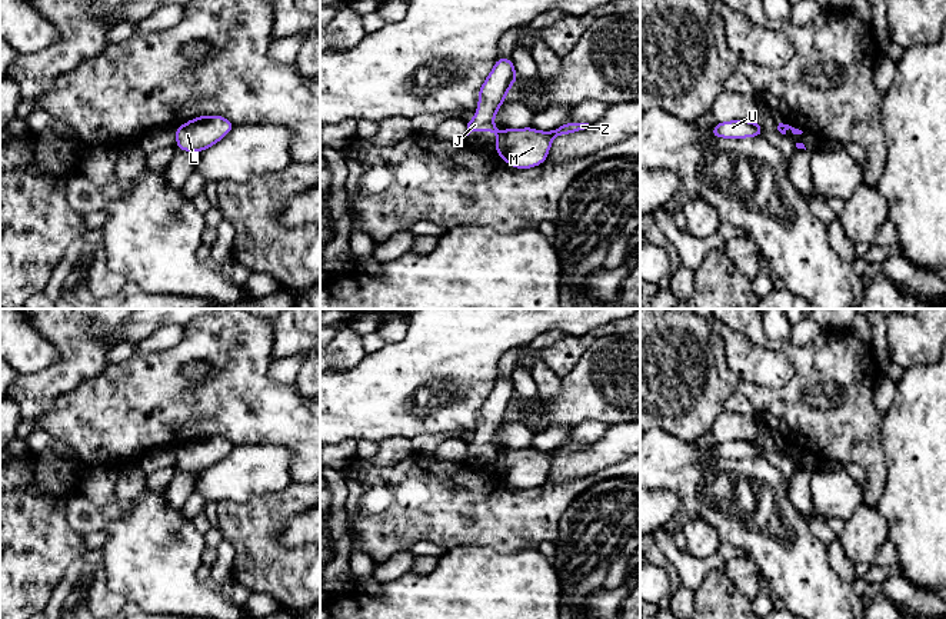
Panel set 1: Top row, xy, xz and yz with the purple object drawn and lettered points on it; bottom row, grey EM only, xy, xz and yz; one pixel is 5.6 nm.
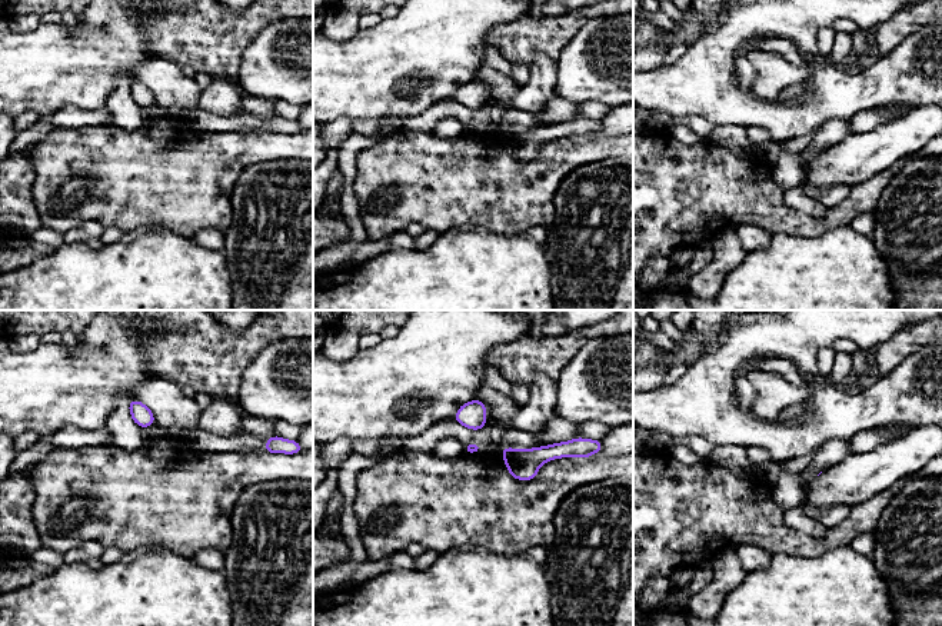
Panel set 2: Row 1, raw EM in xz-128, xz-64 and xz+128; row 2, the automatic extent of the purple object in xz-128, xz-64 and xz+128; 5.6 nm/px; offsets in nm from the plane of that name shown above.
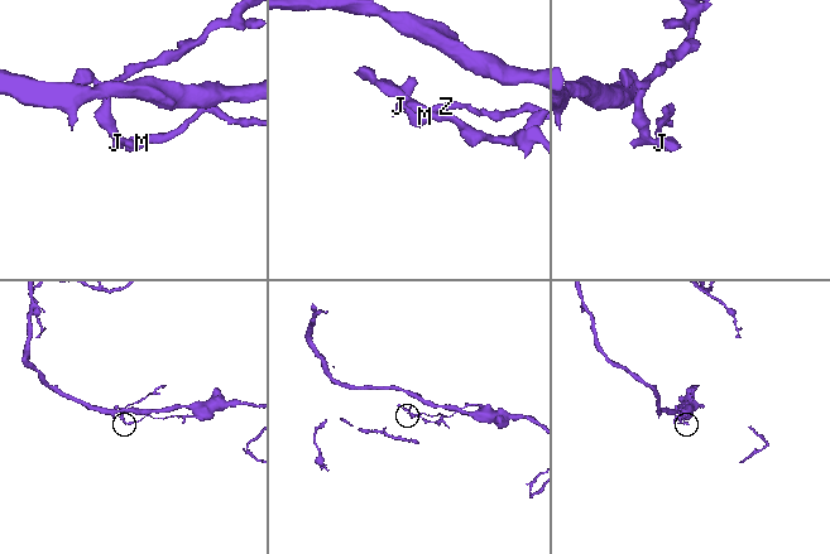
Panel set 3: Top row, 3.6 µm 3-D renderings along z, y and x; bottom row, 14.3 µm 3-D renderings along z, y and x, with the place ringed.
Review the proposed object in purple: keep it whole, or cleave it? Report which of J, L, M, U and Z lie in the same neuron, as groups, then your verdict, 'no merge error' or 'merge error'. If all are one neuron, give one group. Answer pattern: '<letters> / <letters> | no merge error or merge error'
J U / L M Z | merge error

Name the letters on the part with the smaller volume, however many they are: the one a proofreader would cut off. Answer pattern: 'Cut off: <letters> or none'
Cut off: J, U

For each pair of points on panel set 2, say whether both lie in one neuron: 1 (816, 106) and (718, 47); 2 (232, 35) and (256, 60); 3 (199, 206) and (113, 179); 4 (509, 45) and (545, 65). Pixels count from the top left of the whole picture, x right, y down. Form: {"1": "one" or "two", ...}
{"1": "one", "2": "two", "3": "one", "4": "two"}

